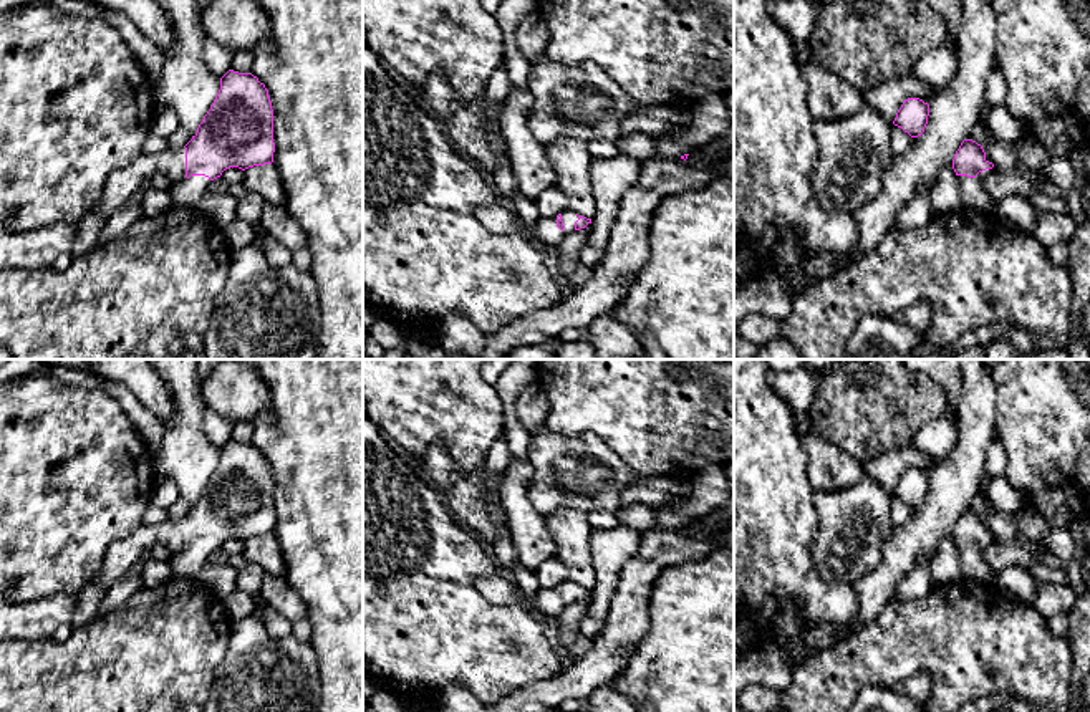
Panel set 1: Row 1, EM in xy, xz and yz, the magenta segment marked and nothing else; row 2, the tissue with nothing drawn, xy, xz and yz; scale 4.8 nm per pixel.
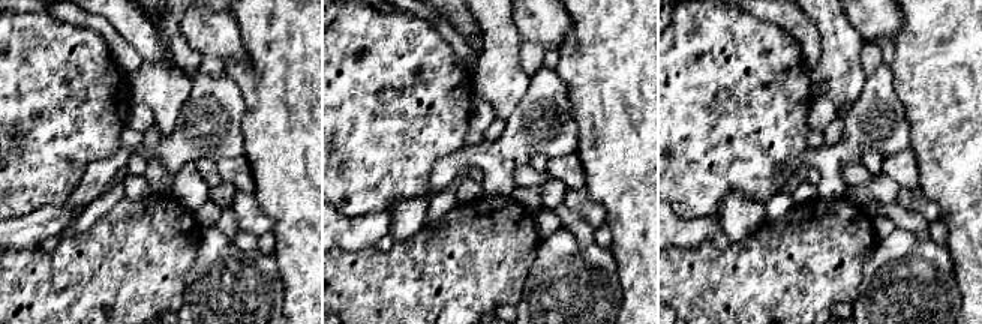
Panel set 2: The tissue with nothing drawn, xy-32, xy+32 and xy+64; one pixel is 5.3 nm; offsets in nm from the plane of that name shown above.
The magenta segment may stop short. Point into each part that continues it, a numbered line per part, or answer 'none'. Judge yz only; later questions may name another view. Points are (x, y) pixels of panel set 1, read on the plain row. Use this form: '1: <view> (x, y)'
1: yz (973, 565)

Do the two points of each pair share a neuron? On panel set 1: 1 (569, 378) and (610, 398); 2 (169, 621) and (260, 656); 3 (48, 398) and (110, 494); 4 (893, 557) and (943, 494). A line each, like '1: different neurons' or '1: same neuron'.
1: same neuron
2: different neurons
3: same neuron
4: same neuron

